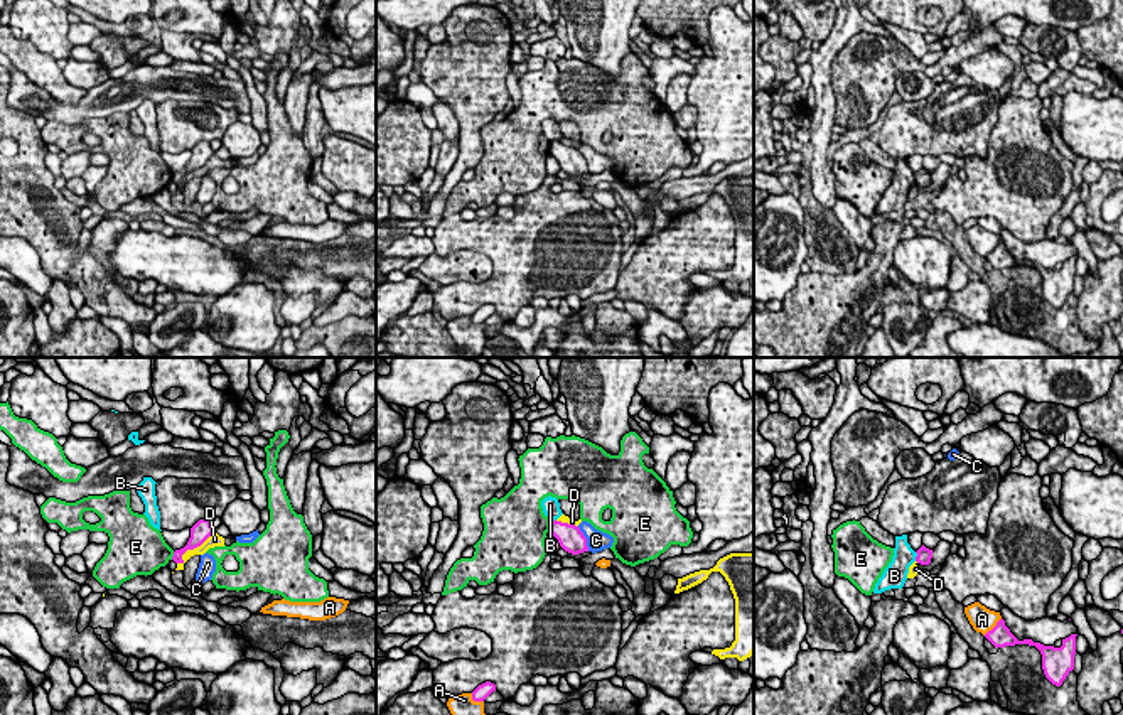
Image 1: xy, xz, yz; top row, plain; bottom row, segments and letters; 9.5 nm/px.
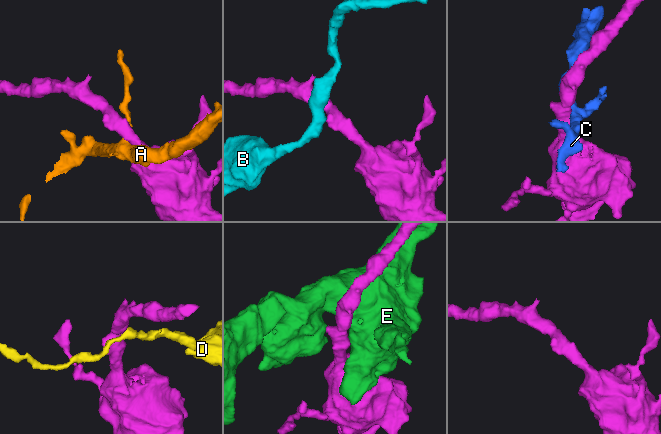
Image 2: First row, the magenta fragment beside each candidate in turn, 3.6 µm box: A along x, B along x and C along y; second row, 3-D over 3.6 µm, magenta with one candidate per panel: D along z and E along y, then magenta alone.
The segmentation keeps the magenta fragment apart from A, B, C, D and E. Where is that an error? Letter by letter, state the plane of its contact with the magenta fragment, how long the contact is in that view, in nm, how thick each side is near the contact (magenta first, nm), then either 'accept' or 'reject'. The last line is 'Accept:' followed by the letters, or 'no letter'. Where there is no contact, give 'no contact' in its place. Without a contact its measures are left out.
A: meets magenta in yz; contact 240 nm long; 220 nm thick on the magenta side, 240 nm on the other; reject
B: meets magenta in yz; contact 100 nm long; 140 nm thick on the magenta side, 220 nm on the other; reject
C: meets magenta in xz; contact 260 nm long; 240 nm thick on the magenta side, 190 nm on the other; reject
D: meets magenta in xy; contact 480 nm long; 180 nm thick on the magenta side, 130 nm on the other; reject
E: meets magenta in xz; contact 100 nm long; 240 nm thick on the magenta side, 440 nm on the other; reject
Accept: no letter

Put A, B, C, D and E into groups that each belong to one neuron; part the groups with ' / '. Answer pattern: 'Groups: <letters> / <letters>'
Groups: A / B / C / D / E

